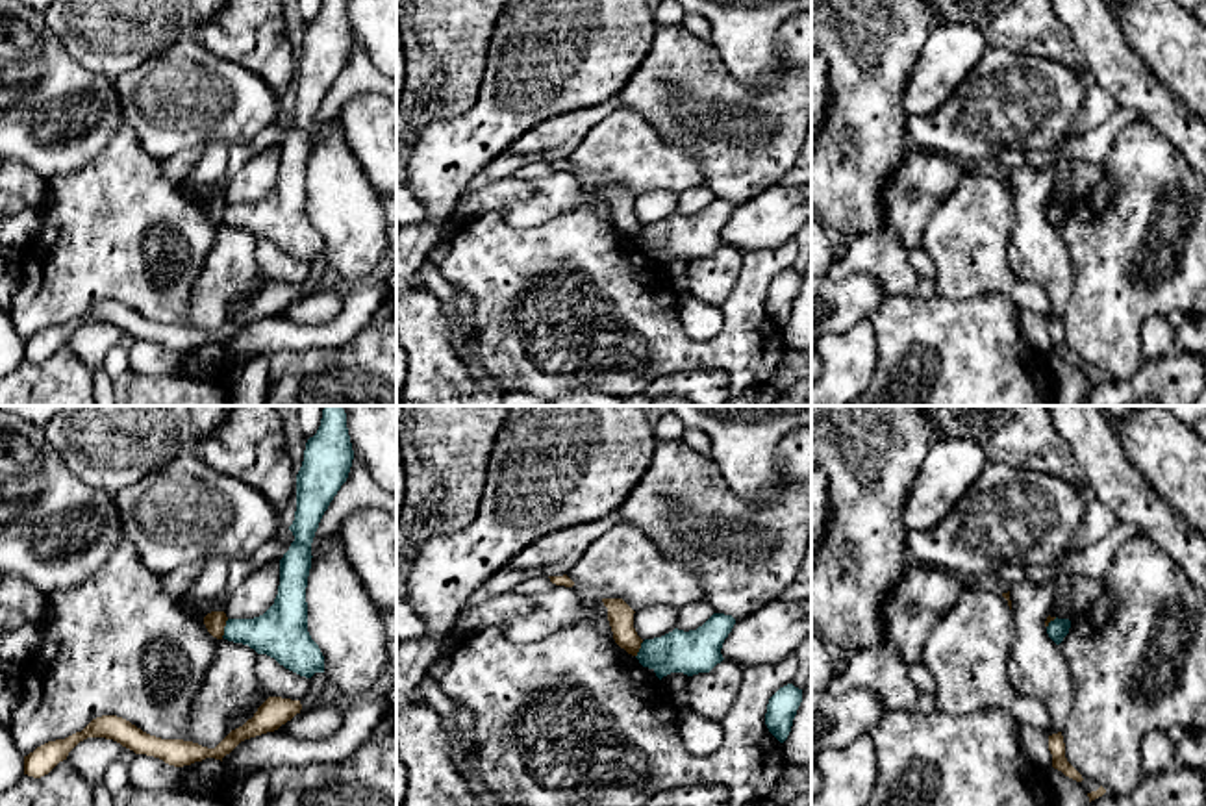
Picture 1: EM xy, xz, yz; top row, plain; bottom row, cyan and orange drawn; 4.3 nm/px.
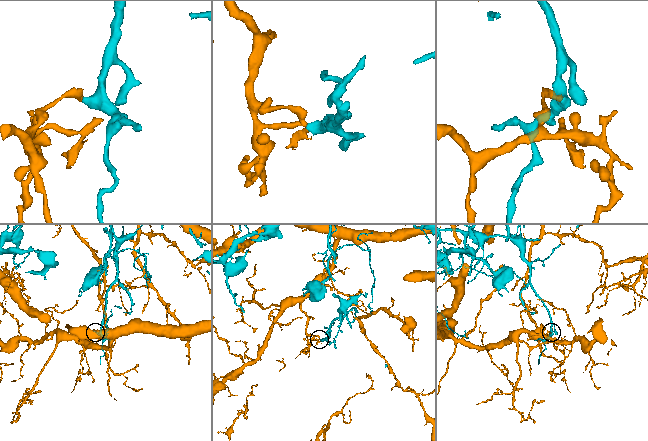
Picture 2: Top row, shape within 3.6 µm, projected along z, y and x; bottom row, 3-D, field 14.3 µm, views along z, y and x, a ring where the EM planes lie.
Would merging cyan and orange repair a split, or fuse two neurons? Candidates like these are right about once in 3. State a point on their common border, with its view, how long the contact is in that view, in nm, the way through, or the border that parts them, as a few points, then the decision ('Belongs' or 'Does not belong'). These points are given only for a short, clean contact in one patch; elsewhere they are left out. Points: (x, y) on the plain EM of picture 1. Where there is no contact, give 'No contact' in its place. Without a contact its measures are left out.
Touches cyan at xy (225, 214). Shared border 90 nm. Does not belong

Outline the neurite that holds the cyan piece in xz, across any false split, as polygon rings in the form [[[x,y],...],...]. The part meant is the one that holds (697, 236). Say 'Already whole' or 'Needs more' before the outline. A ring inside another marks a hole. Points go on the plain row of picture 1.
Already whole. [[[713,198],[697,215],[678,215],[645,224],[637,237],[643,252],[648,252],[661,265],[671,258],[684,258],[687,261],[710,258],[724,243],[721,239],[722,228],[735,209],[732,200]]]

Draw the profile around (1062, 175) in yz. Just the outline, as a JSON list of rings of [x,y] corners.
[[[1063,161],[1054,170],[1054,187],[1058,189],[1058,204],[1069,204],[1071,198],[1071,169],[1069,161]]]

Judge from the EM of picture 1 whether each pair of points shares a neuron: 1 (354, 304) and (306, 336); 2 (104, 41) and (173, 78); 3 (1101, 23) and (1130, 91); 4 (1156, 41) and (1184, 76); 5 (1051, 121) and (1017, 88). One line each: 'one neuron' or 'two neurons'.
1: one neuron
2: two neurons
3: one neuron
4: one neuron
5: one neuron

